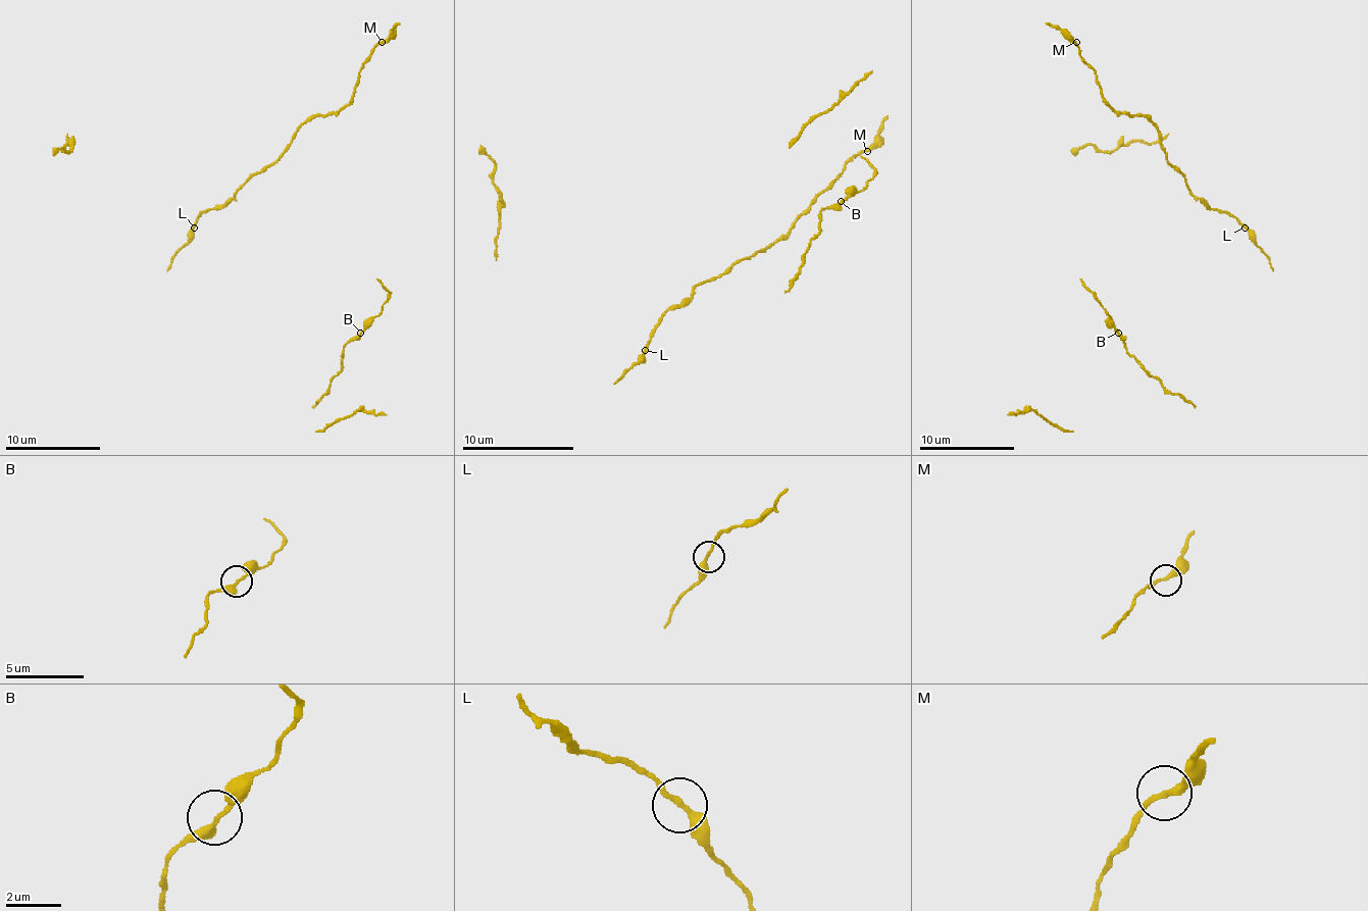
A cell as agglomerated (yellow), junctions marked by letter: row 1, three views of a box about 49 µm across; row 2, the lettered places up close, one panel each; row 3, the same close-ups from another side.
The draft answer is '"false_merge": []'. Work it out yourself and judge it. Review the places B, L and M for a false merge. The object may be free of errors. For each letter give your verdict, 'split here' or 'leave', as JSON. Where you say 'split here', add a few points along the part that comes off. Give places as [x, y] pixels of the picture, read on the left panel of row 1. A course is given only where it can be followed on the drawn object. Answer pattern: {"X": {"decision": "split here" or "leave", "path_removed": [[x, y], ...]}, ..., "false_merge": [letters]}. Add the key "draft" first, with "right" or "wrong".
{"draft": "right", "B": {"decision": "leave"}, "L": {"decision": "leave"}, "M": {"decision": "leave"}, "false_merge": []}

